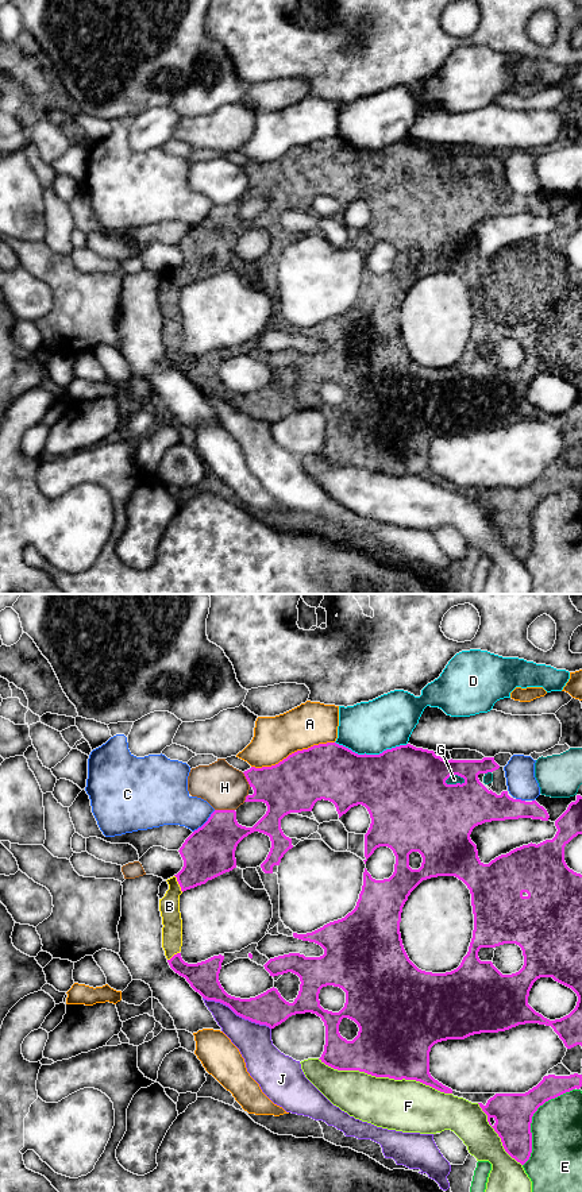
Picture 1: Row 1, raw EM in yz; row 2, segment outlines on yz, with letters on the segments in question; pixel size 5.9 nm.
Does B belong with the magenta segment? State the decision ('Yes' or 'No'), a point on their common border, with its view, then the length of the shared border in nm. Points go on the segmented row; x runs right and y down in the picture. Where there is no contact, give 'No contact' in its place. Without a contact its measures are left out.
Yes. Touches magenta at yz (178, 883). Shared border 120 nm

